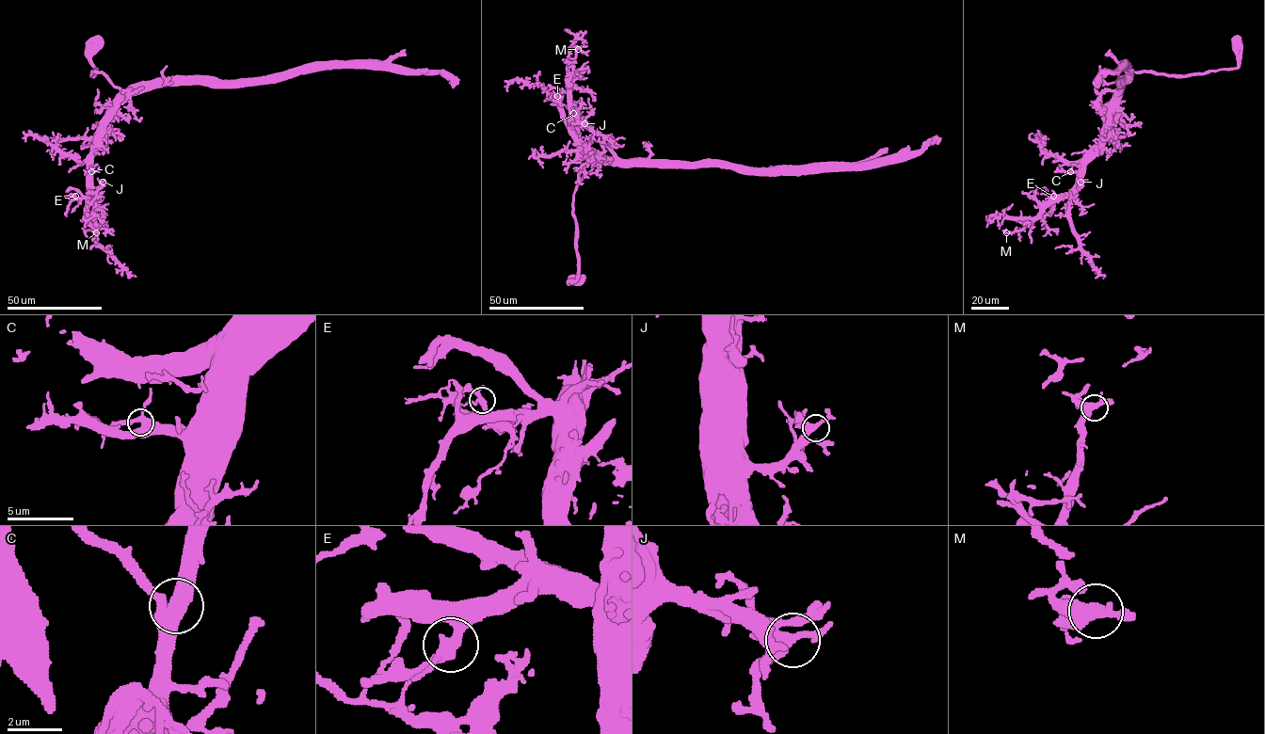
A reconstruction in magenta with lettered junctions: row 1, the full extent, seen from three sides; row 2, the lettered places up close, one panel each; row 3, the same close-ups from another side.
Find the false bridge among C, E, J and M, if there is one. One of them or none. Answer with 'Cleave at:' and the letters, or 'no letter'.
Cleave at: E

